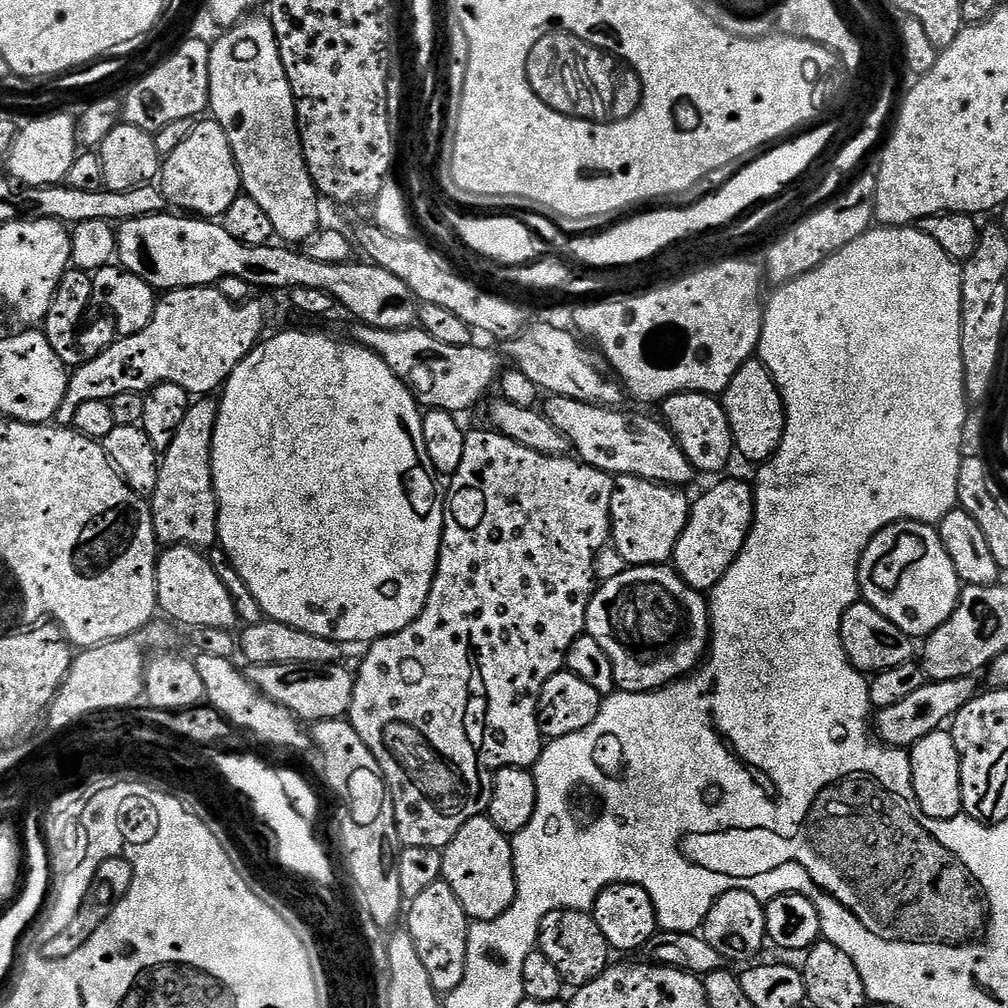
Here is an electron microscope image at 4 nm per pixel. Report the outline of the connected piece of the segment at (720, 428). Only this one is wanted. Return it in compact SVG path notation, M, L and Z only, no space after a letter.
M679 392L667 396L662 401L663 423L672 431L672 437L692 463L693 469L700 472L720 472L734 460L734 445L730 422L726 418L723 403L715 395L706 392Z

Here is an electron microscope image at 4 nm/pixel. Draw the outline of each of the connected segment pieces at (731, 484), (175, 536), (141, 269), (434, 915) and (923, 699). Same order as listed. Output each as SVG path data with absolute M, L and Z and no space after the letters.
M720 480L708 488L691 505L686 530L678 538L672 560L674 570L697 592L704 594L711 590L734 566L742 546L752 529L756 509L756 494L751 483L744 480Z
M193 399L186 410L186 419L178 425L178 430L174 433L170 446L160 457L158 486L154 486L150 503L156 538L161 545L189 544L191 548L208 550L217 543L218 510L220 508L216 504L216 487L212 477L212 447L219 413L220 406L215 399Z
M172 214L168 216L140 216L138 219L125 220L119 225L116 234L116 255L120 267L138 274L142 282L146 282L157 290L171 290L174 288L191 288L204 290L209 286L216 286L224 278L240 278L243 282L258 288L306 288L308 290L322 290L322 294L330 294L337 305L340 304L359 323L369 324L382 330L402 330L411 328L418 320L418 301L416 295L401 282L390 270L382 270L382 266L371 262L356 264L335 264L334 262L314 262L303 251L292 246L276 248L272 244L262 246L246 246L238 242L223 226L212 218L197 218L191 214Z
M443 878L407 905L406 930L410 938L414 938L418 958L422 958L422 966L426 969L426 974L430 974L430 986L434 986L438 994L452 992L466 974L469 923L466 910L462 910L462 902L458 902L454 890L450 890Z
M963 676L957 680L933 680L924 683L922 690L898 702L898 706L886 706L875 713L875 735L892 748L911 749L912 745L926 738L926 734L941 731L952 717L959 714L962 706L966 706L966 702L977 696L976 682L978 682L976 676Z

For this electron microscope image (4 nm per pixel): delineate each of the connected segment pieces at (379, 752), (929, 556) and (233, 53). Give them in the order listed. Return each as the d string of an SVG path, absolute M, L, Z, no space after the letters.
M489 430L489 432L472 432L469 431L464 437L466 442L466 450L462 450L462 466L458 466L455 476L451 477L449 488L446 488L446 503L444 506L444 533L440 539L440 557L436 563L436 577L432 580L430 586L430 594L426 606L422 610L422 614L414 622L410 622L410 626L406 626L402 631L395 632L389 636L384 636L380 640L373 640L367 645L368 653L364 656L364 661L360 664L360 669L355 669L354 672L354 694L350 702L350 710L346 717L347 720L354 726L354 730L358 730L358 738L362 738L362 742L366 742L366 746L370 746L370 754L374 754L374 758L378 758L378 766L382 766L382 774L384 781L388 783L388 792L392 795L394 802L394 814L396 815L396 825L398 826L398 838L401 845L406 848L414 846L426 846L427 848L444 849L448 843L454 838L454 834L458 834L458 830L462 830L462 826L466 826L466 822L470 822L470 818L475 816L485 815L488 811L488 803L492 797L492 783L496 777L496 772L503 768L526 768L531 769L538 762L540 751L545 746L545 741L538 730L538 718L536 717L536 703L542 694L542 686L546 686L546 682L550 678L554 678L554 674L558 674L565 667L568 659L568 651L570 646L574 646L574 642L578 637L585 635L588 626L588 607L592 601L593 594L596 593L598 587L598 577L596 574L596 556L603 548L609 547L610 537L612 535L612 515L610 514L610 498L614 494L615 479L610 472L603 472L594 466L585 464L579 459L573 458L571 455L565 454L562 456L547 456L546 454L538 454L538 450L530 450L526 446L522 446L518 442L514 442L510 438L506 438L501 432Z
M903 520L886 526L866 546L860 563L863 603L890 618L898 630L913 638L926 638L951 618L960 601L962 585L942 546L939 531L931 524Z
M249 14L239 20L233 28L221 31L216 44L211 45L210 54L210 94L208 106L211 115L226 130L230 146L234 150L236 165L240 167L240 182L243 191L270 218L276 236L292 246L300 246L316 235L320 224L321 197L313 184L304 161L304 151L300 145L300 125L296 118L296 103L282 66L282 54L274 34L274 26L267 15Z

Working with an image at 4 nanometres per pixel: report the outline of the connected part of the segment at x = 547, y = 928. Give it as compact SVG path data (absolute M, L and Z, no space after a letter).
M554 910L546 914L540 927L538 951L546 954L550 962L554 962L558 974L562 974L565 985L575 990L594 982L610 966L610 949L606 934L598 930L598 922L592 917L591 911Z

